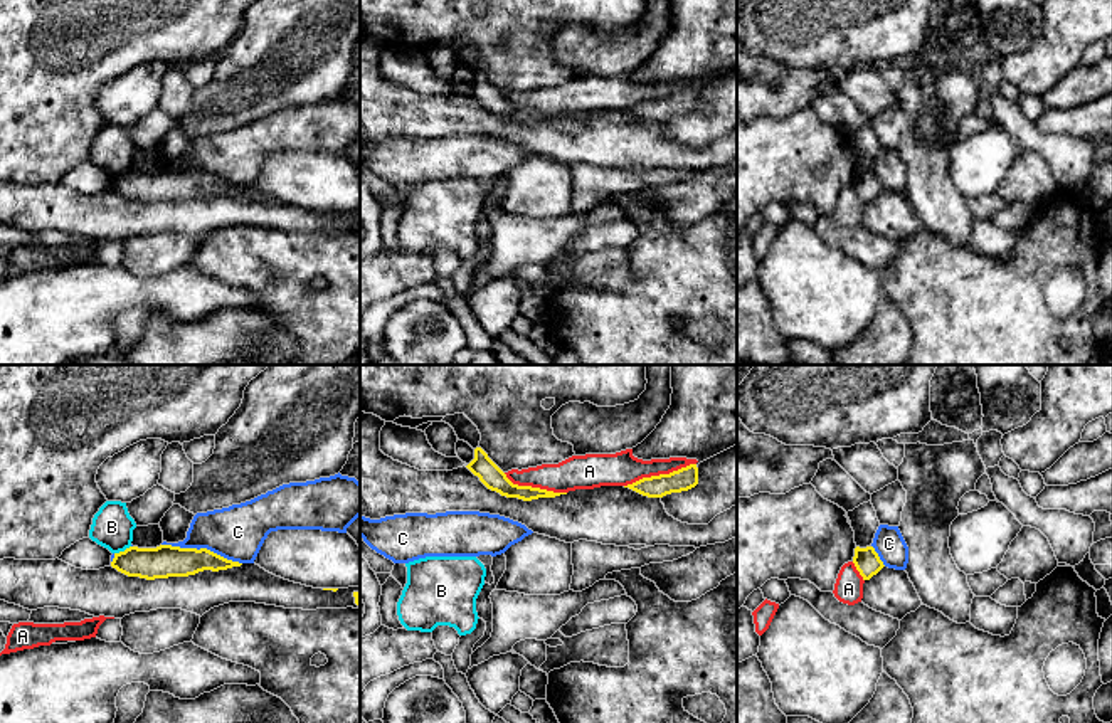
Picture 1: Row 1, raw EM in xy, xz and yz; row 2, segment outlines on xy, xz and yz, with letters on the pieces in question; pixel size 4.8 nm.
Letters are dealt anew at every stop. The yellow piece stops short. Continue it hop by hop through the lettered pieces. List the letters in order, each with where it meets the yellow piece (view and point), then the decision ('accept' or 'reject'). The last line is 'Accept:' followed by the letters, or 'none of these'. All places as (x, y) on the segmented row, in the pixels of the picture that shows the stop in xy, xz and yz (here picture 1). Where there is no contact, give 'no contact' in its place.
A: xz (660, 474) | reject
B: xy (121, 552) | reject
C: xy (202, 548) | reject
Accept: none of these

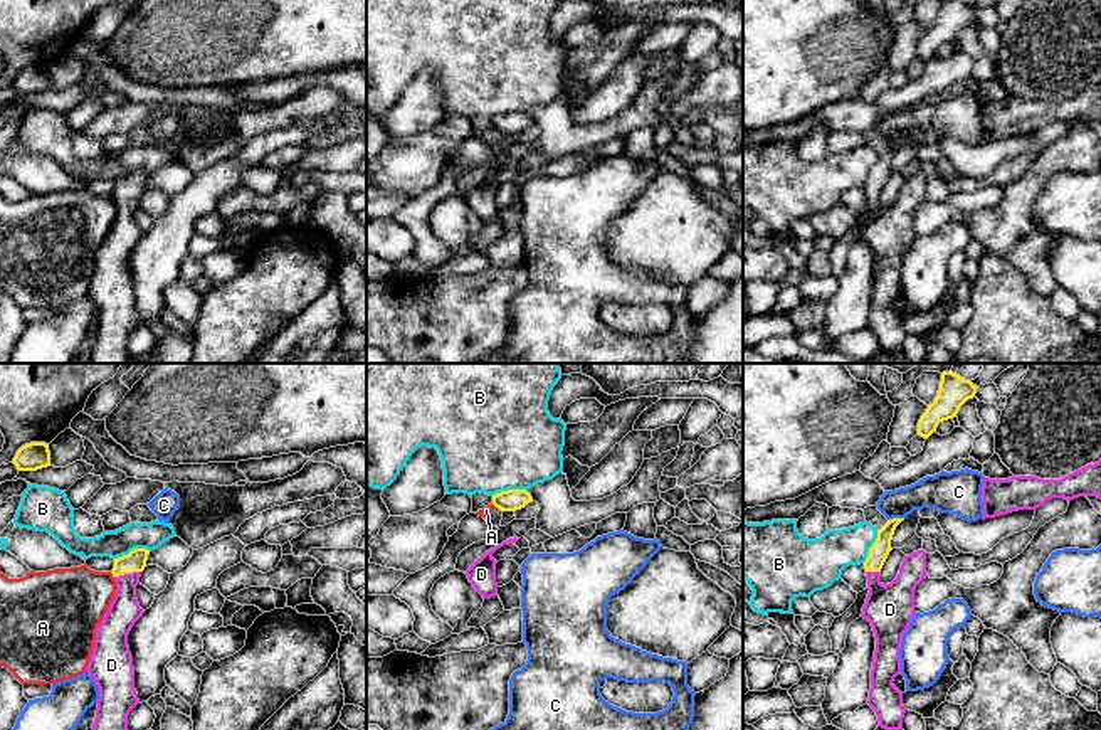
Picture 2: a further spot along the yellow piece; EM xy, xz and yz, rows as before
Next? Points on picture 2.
A: xy (113, 576) | reject
B: xy (131, 550) | reject
C: yz (895, 518) | reject
D: xy (126, 572) | accept
Accept: D

